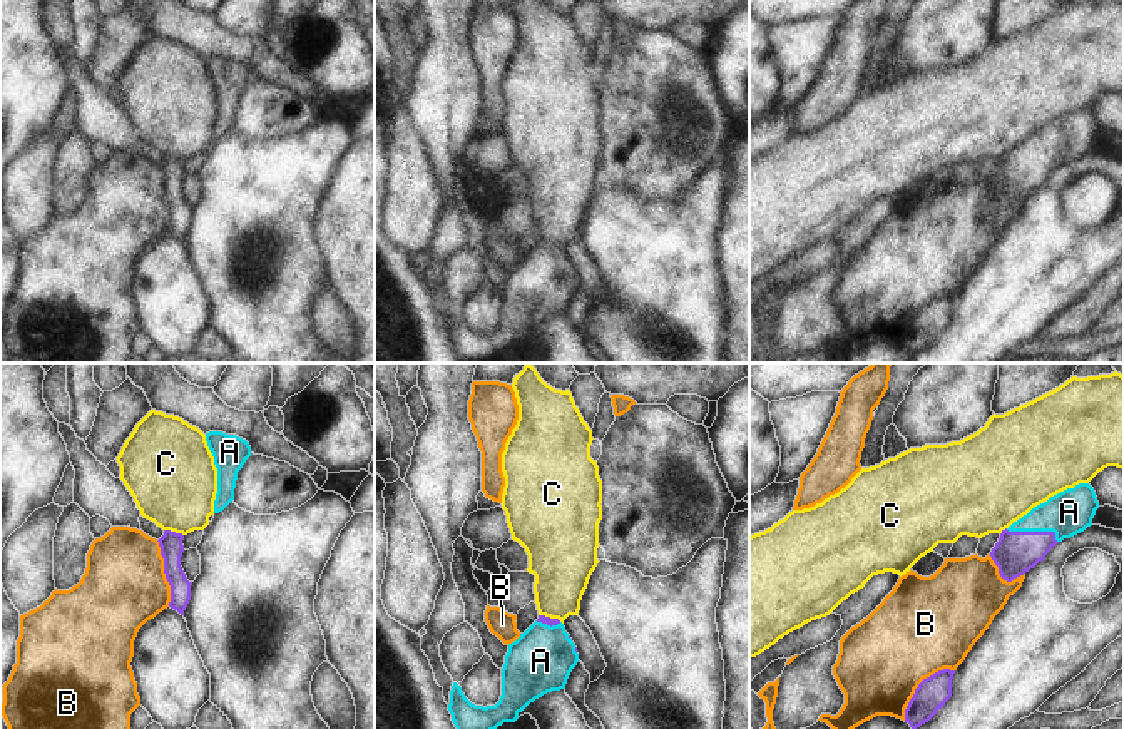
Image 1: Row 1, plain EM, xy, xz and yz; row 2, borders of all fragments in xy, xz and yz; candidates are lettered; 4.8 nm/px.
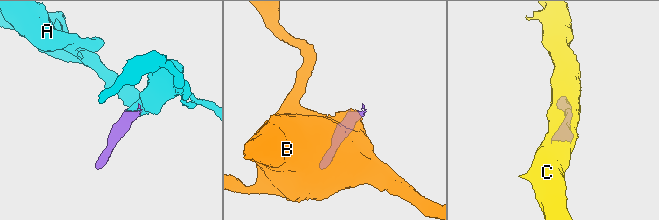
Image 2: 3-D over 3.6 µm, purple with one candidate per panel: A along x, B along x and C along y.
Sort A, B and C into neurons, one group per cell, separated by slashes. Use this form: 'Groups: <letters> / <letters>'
Groups: A / B / C.

